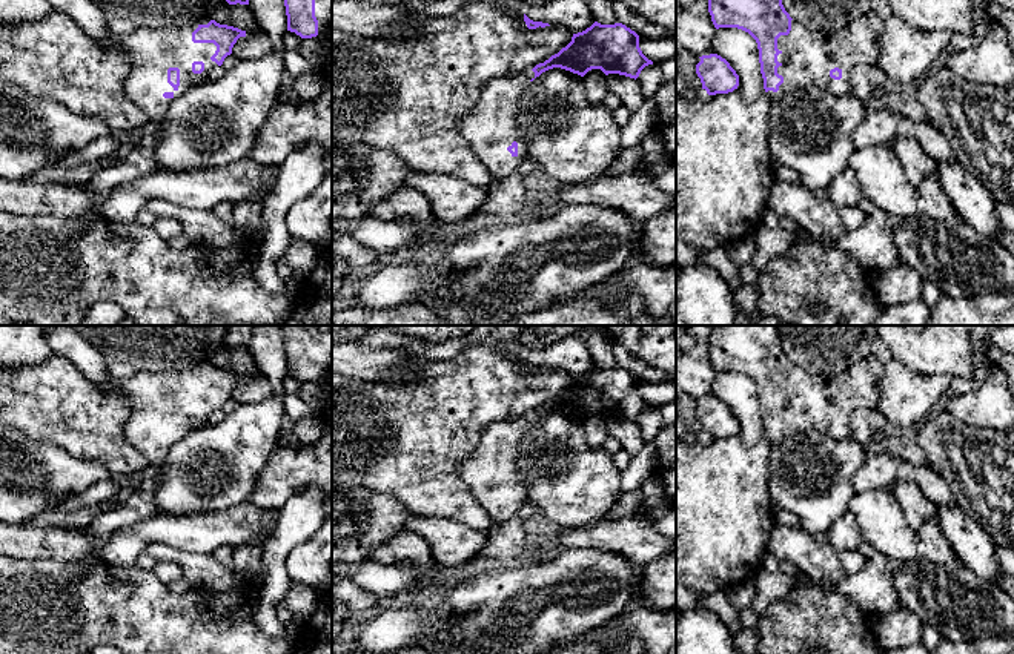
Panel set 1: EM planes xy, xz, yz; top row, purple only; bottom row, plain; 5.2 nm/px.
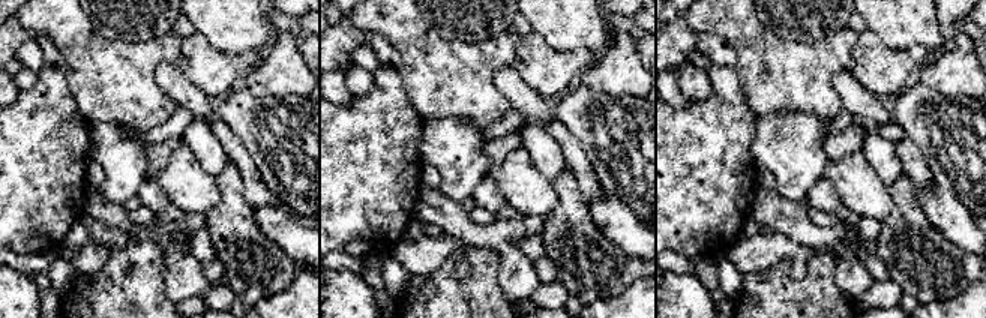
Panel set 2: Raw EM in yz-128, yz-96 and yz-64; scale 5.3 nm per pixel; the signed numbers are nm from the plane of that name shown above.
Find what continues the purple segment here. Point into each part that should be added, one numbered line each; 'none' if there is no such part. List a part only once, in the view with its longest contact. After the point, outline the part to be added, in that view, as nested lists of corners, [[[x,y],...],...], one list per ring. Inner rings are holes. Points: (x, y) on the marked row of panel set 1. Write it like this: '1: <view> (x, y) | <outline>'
1: yz (807, 57) | [[[867,12],[836,32],[808,29],[794,18],[788,35],[777,38],[777,74],[784,83],[777,92],[768,91],[774,100],[793,89],[817,88],[833,95],[853,95],[850,75],[859,64],[877,61],[877,38],[883,31],[883,18]]]

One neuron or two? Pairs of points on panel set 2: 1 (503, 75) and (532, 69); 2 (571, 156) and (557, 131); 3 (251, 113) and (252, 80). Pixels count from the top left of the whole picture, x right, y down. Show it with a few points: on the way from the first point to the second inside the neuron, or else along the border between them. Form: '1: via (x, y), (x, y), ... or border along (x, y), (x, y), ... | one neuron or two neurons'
1: border along (512, 66), (542, 96) | two neurons
2: via (571, 150), (563, 137) | one neuron
3: border along (242, 84), (257, 95), (287, 96) | two neurons

